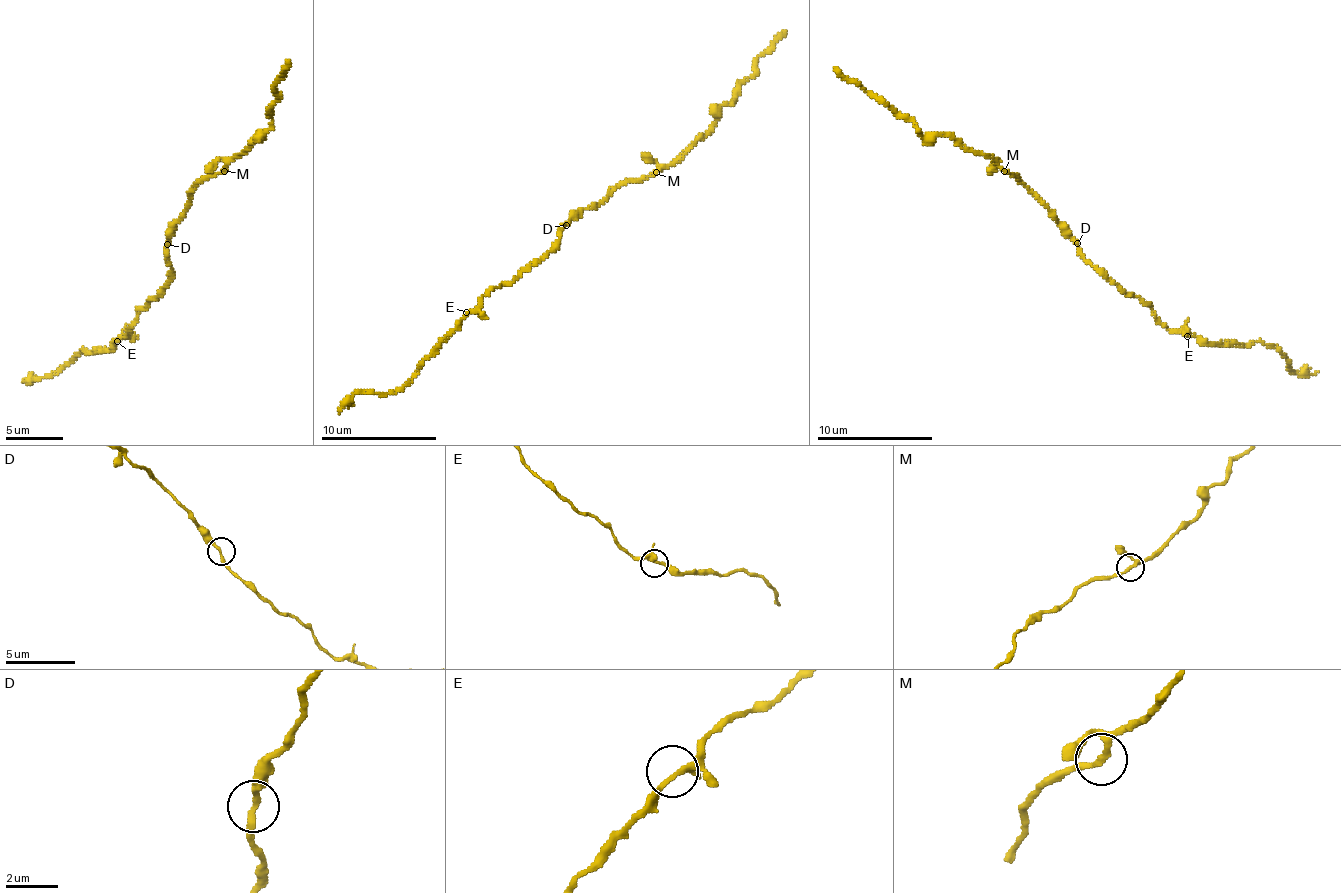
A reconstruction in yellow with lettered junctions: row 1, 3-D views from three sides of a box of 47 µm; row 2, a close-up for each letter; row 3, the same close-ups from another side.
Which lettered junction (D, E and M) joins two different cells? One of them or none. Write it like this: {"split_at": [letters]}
{"split_at": []}

